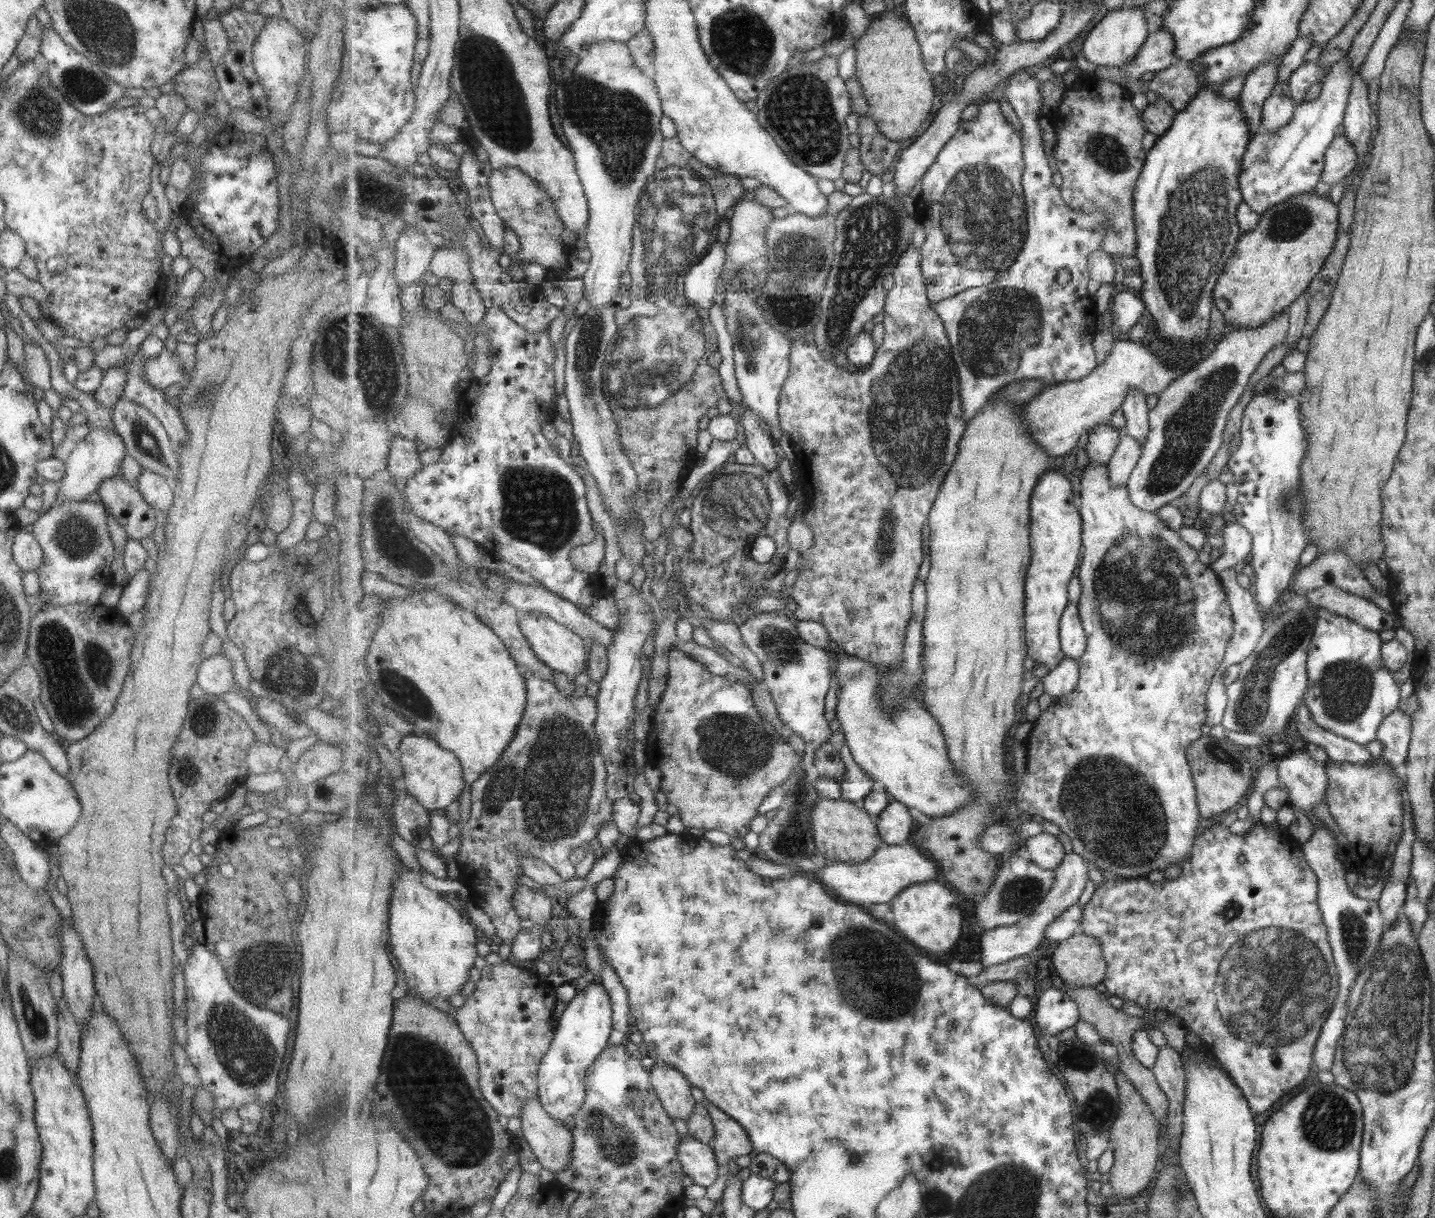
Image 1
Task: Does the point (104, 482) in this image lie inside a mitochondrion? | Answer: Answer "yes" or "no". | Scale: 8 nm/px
no

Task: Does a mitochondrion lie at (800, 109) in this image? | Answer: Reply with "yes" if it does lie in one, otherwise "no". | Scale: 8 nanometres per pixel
yes

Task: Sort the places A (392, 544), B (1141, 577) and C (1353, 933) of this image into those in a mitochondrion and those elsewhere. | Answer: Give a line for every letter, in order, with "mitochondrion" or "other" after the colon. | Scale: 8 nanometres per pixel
A: mitochondrion
B: mitochondrion
C: mitochondrion

